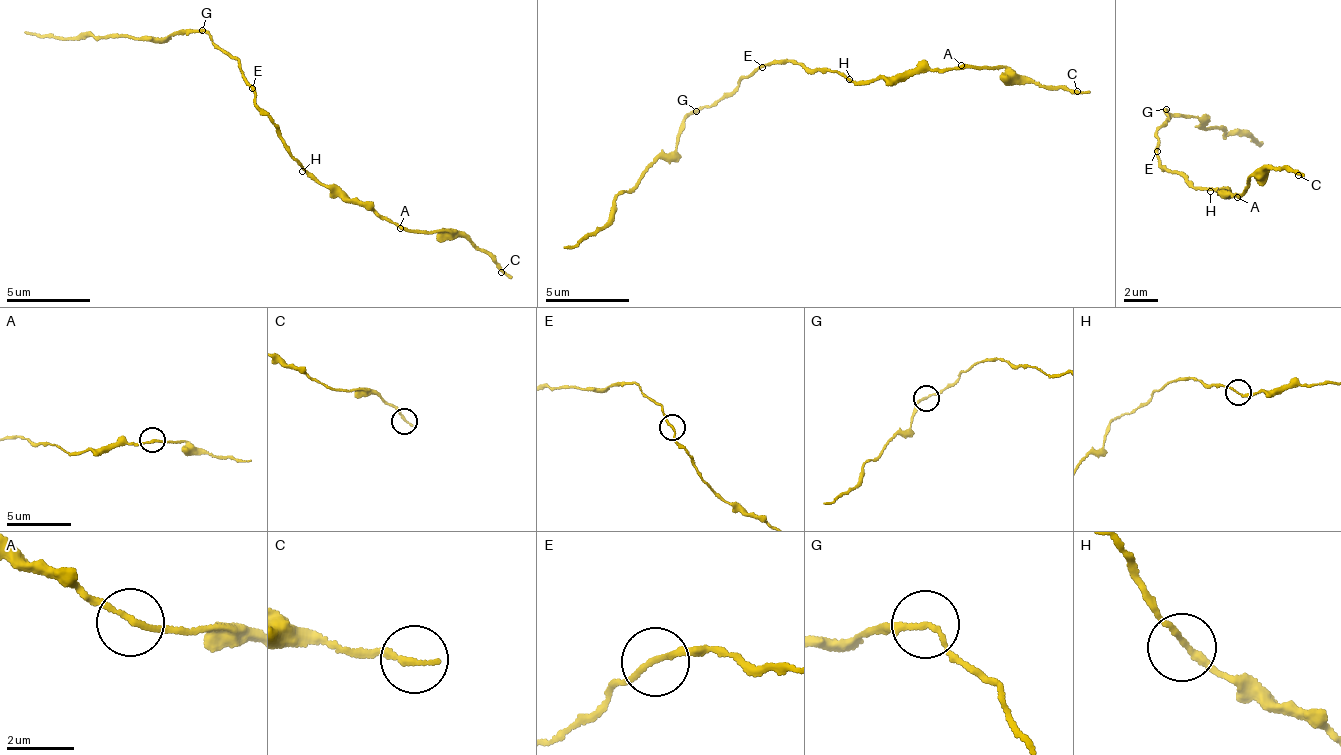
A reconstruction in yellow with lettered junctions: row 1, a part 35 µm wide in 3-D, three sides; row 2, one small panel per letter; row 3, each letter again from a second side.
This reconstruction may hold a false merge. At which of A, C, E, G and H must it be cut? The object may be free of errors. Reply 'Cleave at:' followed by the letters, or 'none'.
Cleave at: none

